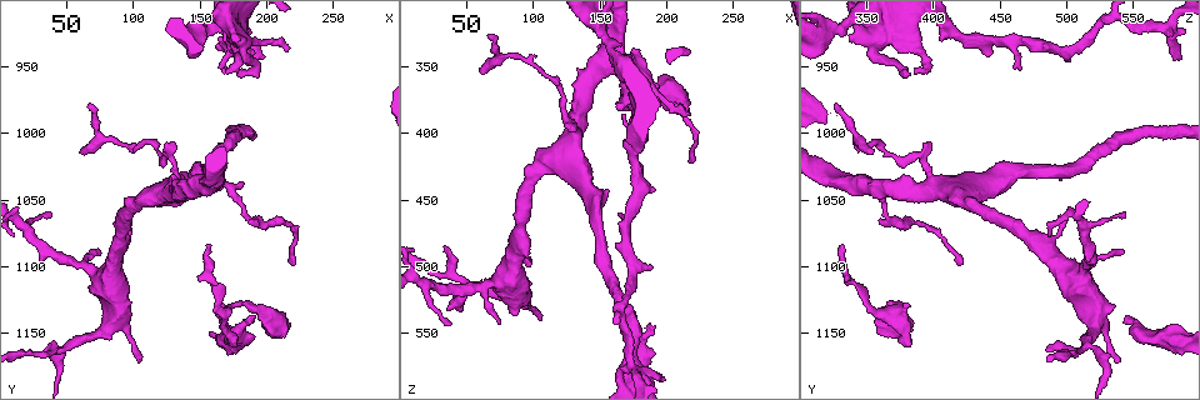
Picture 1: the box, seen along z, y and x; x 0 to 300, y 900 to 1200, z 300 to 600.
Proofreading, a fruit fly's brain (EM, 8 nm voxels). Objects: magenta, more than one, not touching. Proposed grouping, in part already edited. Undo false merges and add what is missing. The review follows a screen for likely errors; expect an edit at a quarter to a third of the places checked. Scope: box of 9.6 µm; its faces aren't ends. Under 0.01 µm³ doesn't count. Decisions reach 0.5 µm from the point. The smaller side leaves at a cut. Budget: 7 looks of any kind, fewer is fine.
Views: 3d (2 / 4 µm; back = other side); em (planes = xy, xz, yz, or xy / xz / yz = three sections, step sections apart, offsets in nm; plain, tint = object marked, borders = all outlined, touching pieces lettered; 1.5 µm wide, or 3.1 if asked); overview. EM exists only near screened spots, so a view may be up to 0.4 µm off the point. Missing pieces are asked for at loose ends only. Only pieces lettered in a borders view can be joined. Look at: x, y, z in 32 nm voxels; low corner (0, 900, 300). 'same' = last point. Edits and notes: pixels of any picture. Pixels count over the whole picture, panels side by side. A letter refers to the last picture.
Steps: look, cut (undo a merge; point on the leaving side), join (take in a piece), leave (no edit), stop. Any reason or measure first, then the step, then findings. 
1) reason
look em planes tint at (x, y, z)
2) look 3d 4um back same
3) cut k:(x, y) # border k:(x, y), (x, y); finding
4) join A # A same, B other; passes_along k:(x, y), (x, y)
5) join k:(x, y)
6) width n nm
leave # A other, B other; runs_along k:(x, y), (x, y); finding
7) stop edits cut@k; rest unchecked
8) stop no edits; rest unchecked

tapers out
look 3d 4um at (38, 1062, 546)

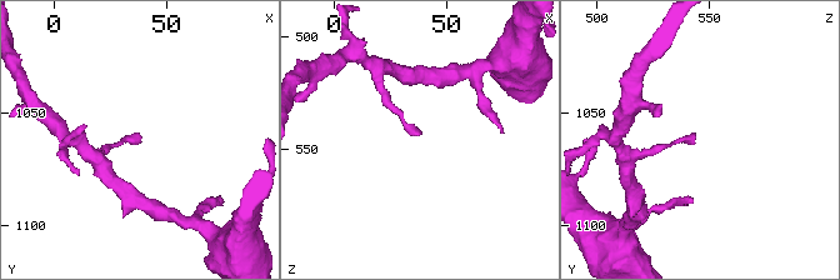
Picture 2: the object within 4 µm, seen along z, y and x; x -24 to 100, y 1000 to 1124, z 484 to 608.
shape alone is not enough
look em planes borders at (38, 1059, 544)

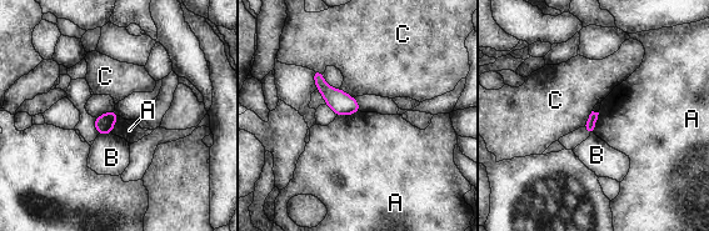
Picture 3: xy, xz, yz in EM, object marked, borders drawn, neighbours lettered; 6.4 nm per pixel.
leave # A other, B other, C other; border 3:(360, 111), (336, 116); no lettered piece goes on from it

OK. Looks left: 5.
look em xy step 8 plain at (50, 1158, 516)

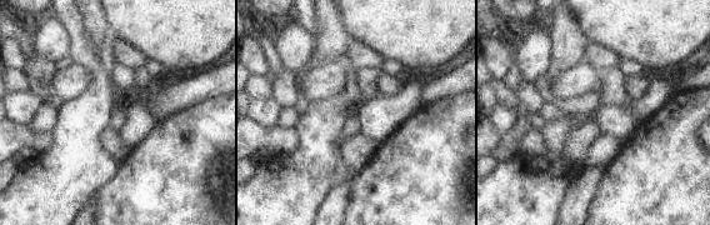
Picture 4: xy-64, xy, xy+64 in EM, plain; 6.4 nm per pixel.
see the neighbours
look em xy step 8 borders same

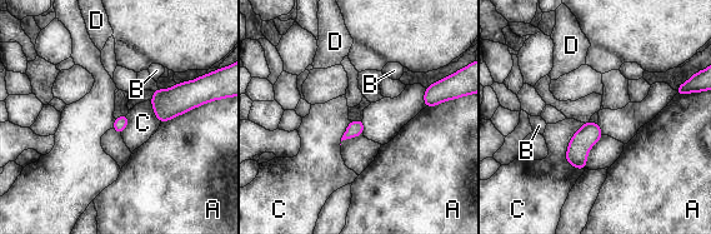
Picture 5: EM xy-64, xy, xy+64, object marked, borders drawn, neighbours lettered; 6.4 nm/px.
leave # A other, B other, C other, D other; continuous, no second neuron

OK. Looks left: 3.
thick end
look 3d 4um at (190, 1134, 546)

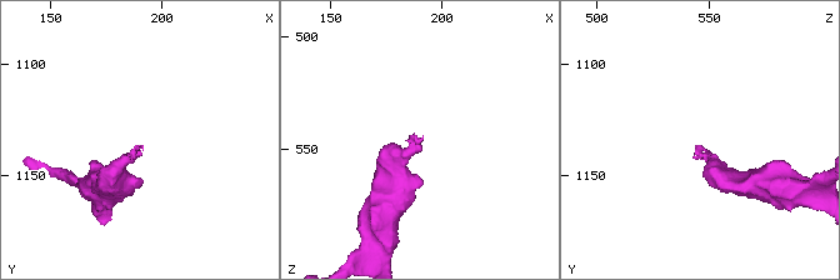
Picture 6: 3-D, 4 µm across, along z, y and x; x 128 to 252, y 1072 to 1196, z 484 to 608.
shape alone is not enough
look em xy step 4 tint at (192, 1136, 544)

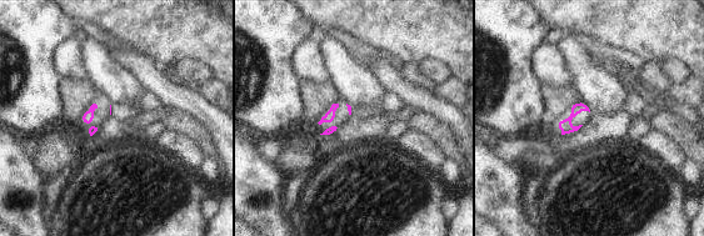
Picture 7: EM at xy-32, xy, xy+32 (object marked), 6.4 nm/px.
look em planes borders same

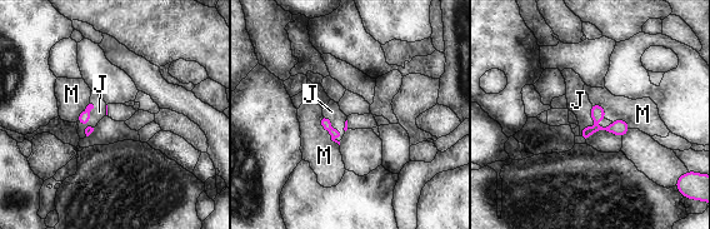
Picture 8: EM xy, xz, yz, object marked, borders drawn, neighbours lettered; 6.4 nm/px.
join J # J same, M other; passes_along 8:(620, 128), (595, 127), (578, 100); it goes on there

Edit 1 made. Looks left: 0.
stop edits join@8; rest unchecked

